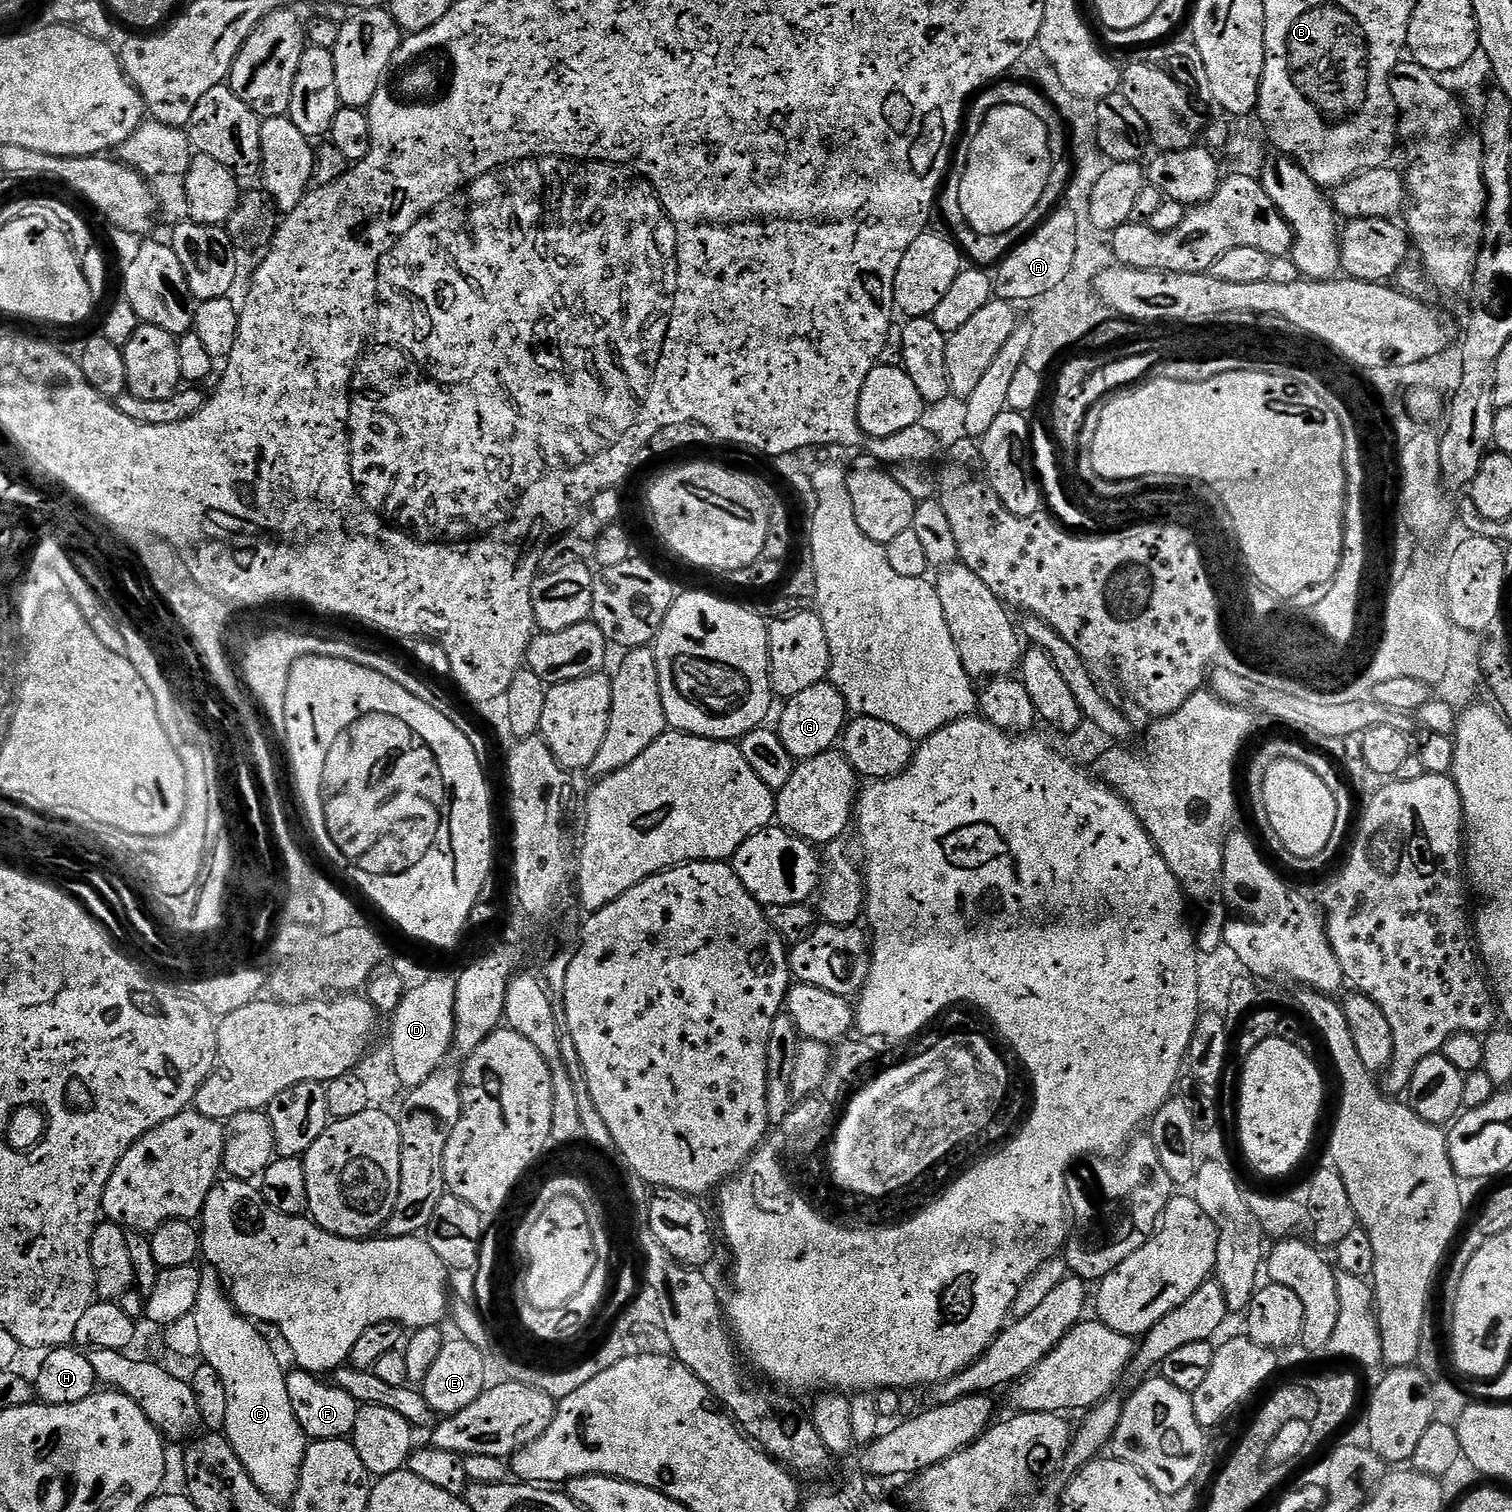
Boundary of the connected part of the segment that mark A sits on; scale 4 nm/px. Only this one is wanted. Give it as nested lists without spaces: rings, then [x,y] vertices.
[[[1065,206],[1053,211],[1035,232],[1021,240],[1000,261],[994,272],[995,295],[1009,302],[1017,302],[1016,300],[1033,302],[1040,295],[1054,290],[1070,274],[1071,264],[1074,262],[1075,242],[1076,217],[1074,214]]]

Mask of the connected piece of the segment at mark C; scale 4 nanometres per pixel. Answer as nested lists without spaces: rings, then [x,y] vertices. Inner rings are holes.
[[[211,1266],[200,1268],[202,1286],[199,1287],[198,1302],[192,1311],[198,1325],[198,1335],[202,1337],[200,1356],[203,1363],[209,1364],[226,1382],[226,1426],[223,1435],[228,1437],[234,1454],[246,1466],[250,1478],[254,1478],[254,1486],[262,1490],[271,1500],[277,1502],[291,1501],[298,1490],[298,1478],[302,1470],[304,1455],[308,1449],[309,1441],[304,1435],[302,1426],[294,1414],[294,1406],[290,1406],[290,1390],[286,1370],[274,1358],[274,1350],[262,1338],[259,1327],[236,1308],[226,1295],[226,1285],[220,1279],[220,1273]]]

